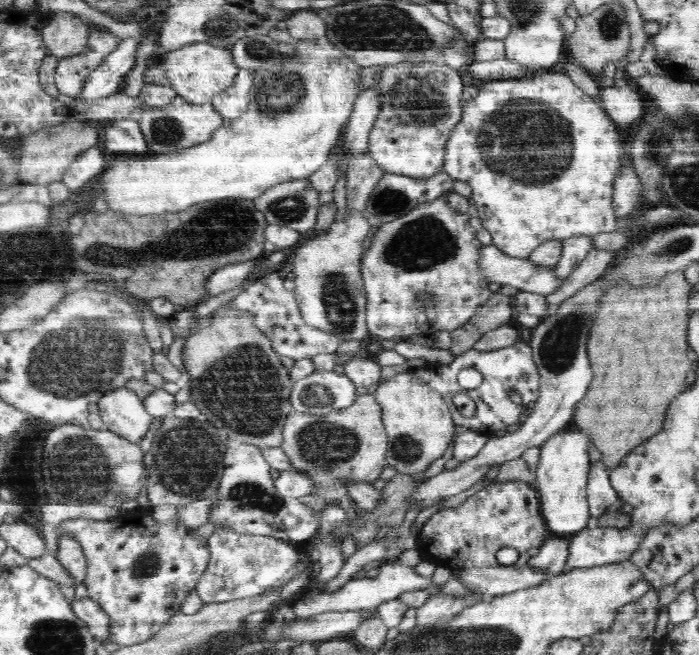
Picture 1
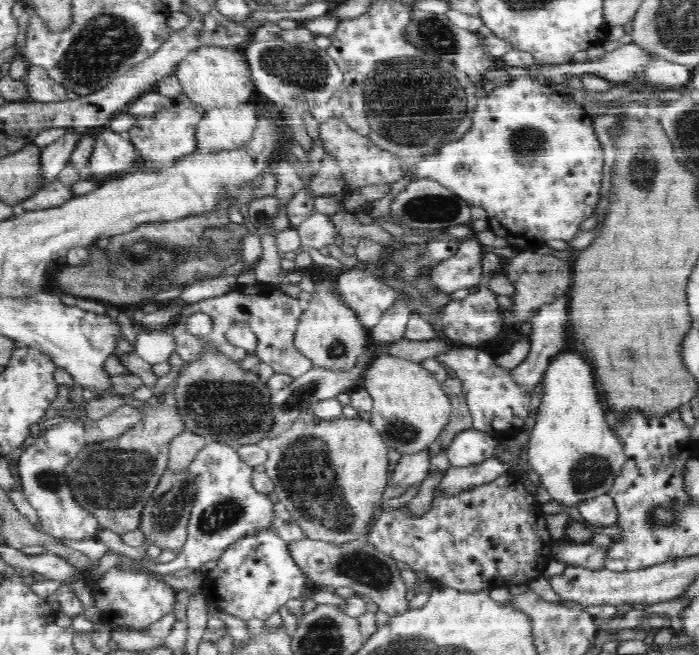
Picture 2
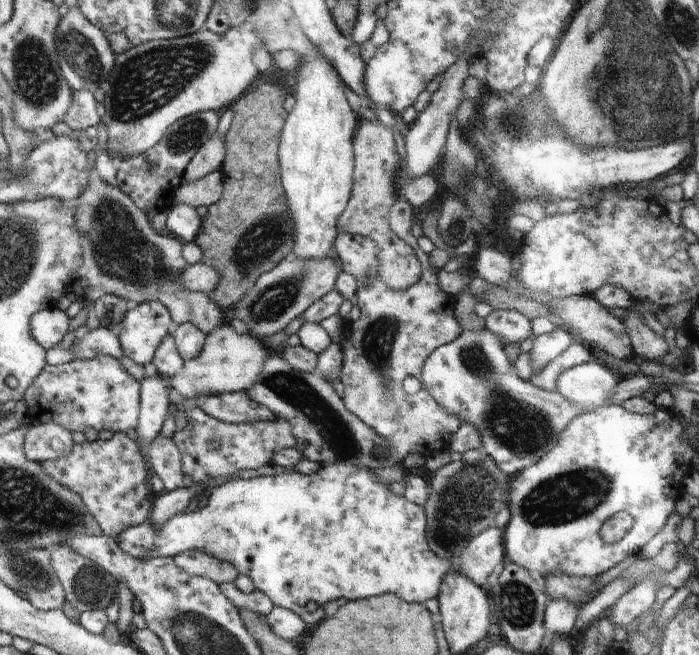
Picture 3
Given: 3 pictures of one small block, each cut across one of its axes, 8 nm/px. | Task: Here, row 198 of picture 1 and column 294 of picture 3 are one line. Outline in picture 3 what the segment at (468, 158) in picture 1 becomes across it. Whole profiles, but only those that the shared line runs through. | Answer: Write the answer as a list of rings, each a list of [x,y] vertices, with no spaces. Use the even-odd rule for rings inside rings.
[[[332,463],[331,465],[322,465],[318,472],[311,475],[304,473],[288,472],[288,474],[280,474],[276,476],[257,477],[252,479],[236,478],[231,481],[226,481],[219,487],[214,487],[214,492],[208,496],[208,503],[202,510],[190,512],[188,514],[181,513],[178,516],[163,524],[159,529],[153,528],[153,521],[148,518],[142,524],[127,528],[121,532],[116,540],[120,548],[133,556],[135,559],[143,558],[144,555],[152,555],[156,557],[175,557],[184,551],[189,550],[203,550],[212,556],[218,557],[222,560],[231,562],[237,569],[240,575],[246,575],[252,579],[254,586],[259,591],[262,591],[266,596],[271,598],[274,607],[284,607],[285,609],[298,613],[298,616],[305,620],[306,624],[316,626],[325,618],[325,604],[338,598],[346,598],[346,600],[358,600],[358,598],[368,598],[368,596],[375,597],[381,594],[395,594],[400,596],[406,602],[420,602],[424,604],[430,598],[437,598],[442,579],[447,572],[460,571],[464,573],[470,580],[473,580],[478,586],[487,588],[486,578],[497,570],[504,568],[507,554],[505,549],[505,535],[504,530],[494,526],[478,533],[472,540],[469,540],[467,547],[463,550],[460,557],[453,559],[443,559],[434,554],[426,542],[425,537],[425,508],[412,504],[405,496],[397,496],[392,493],[390,485],[380,484],[374,474],[364,467],[355,467],[350,463]]]

